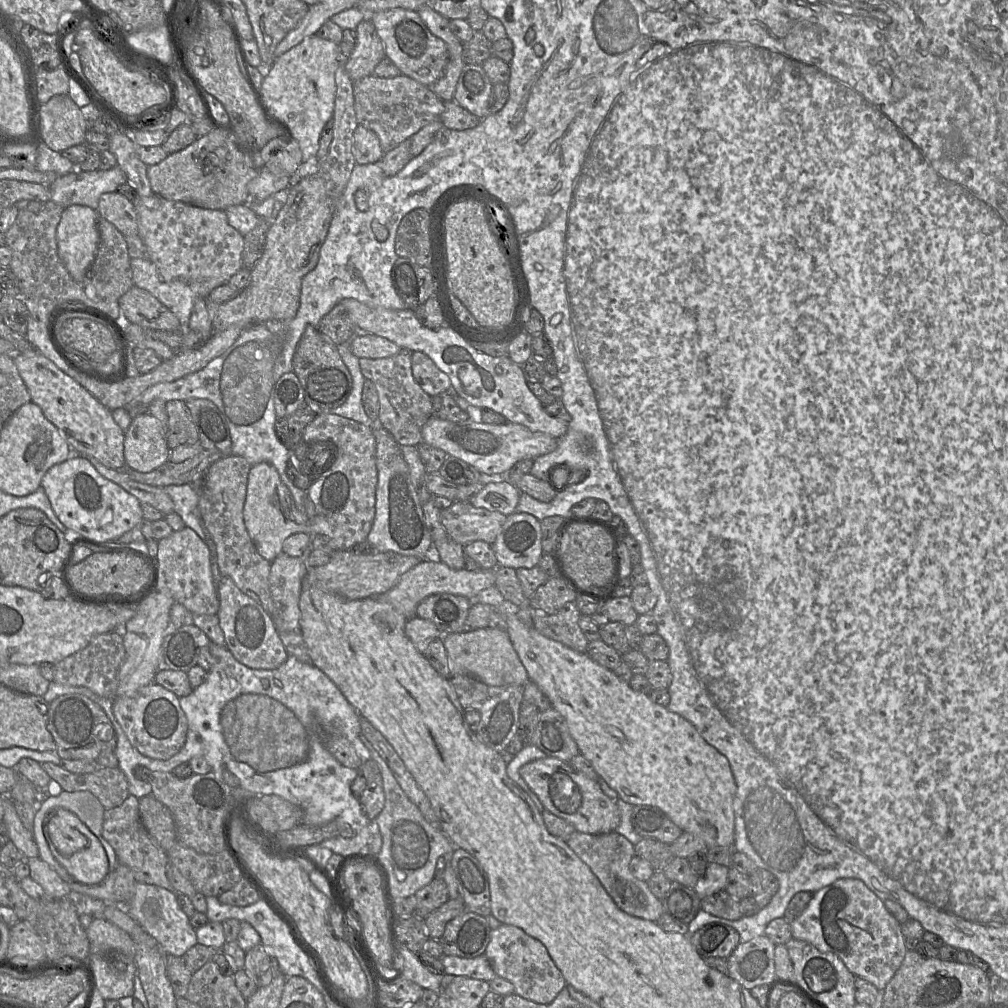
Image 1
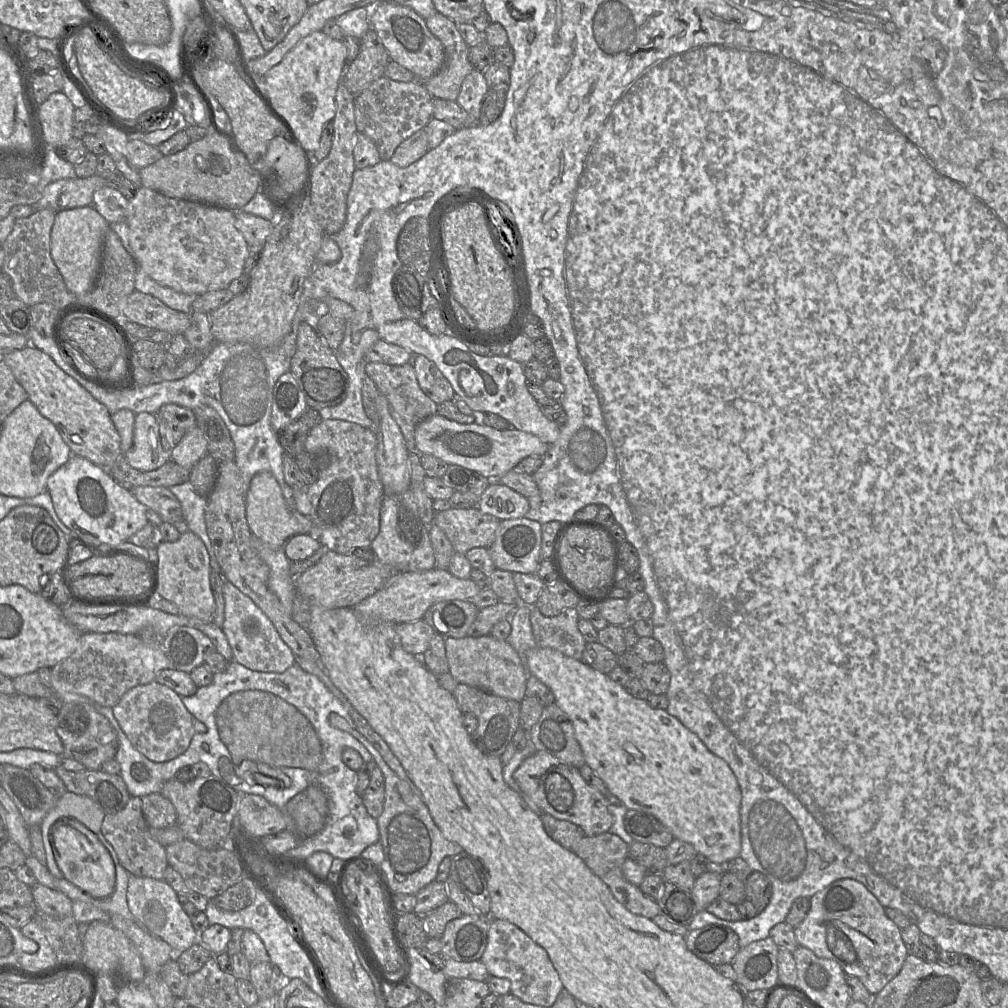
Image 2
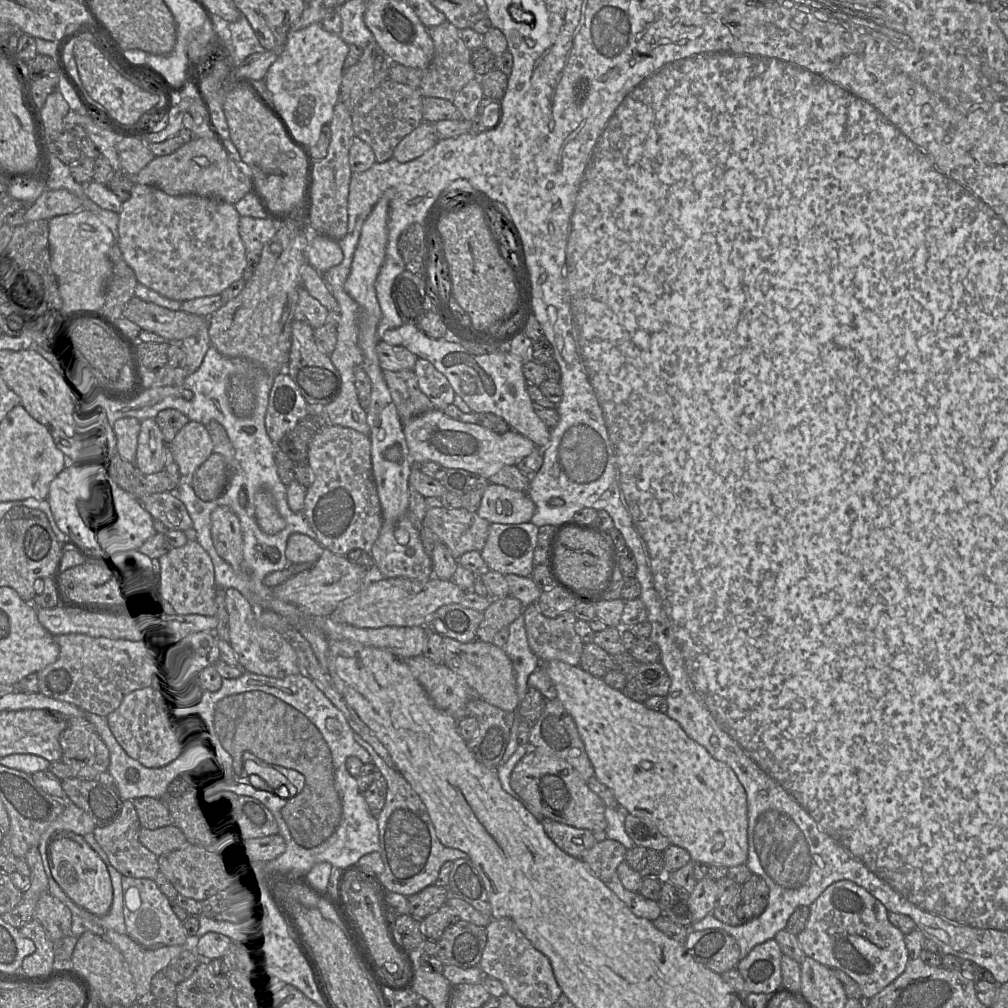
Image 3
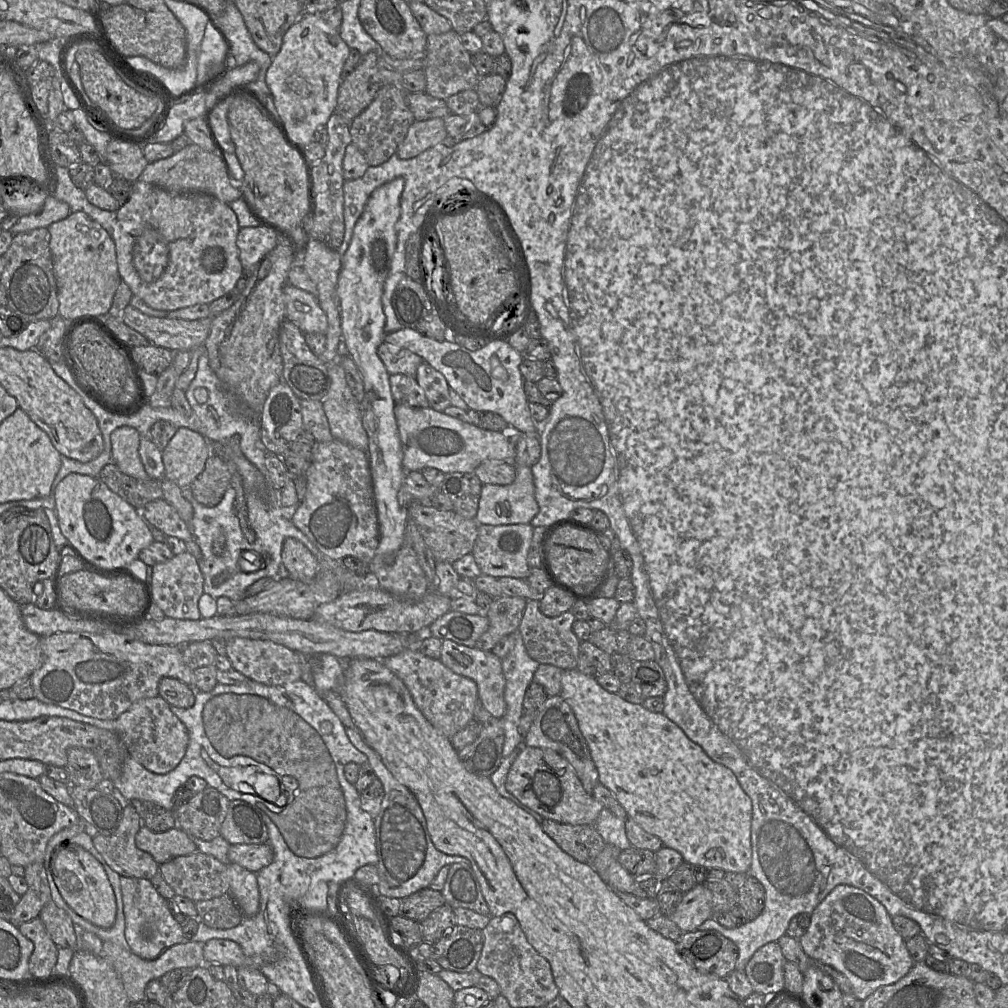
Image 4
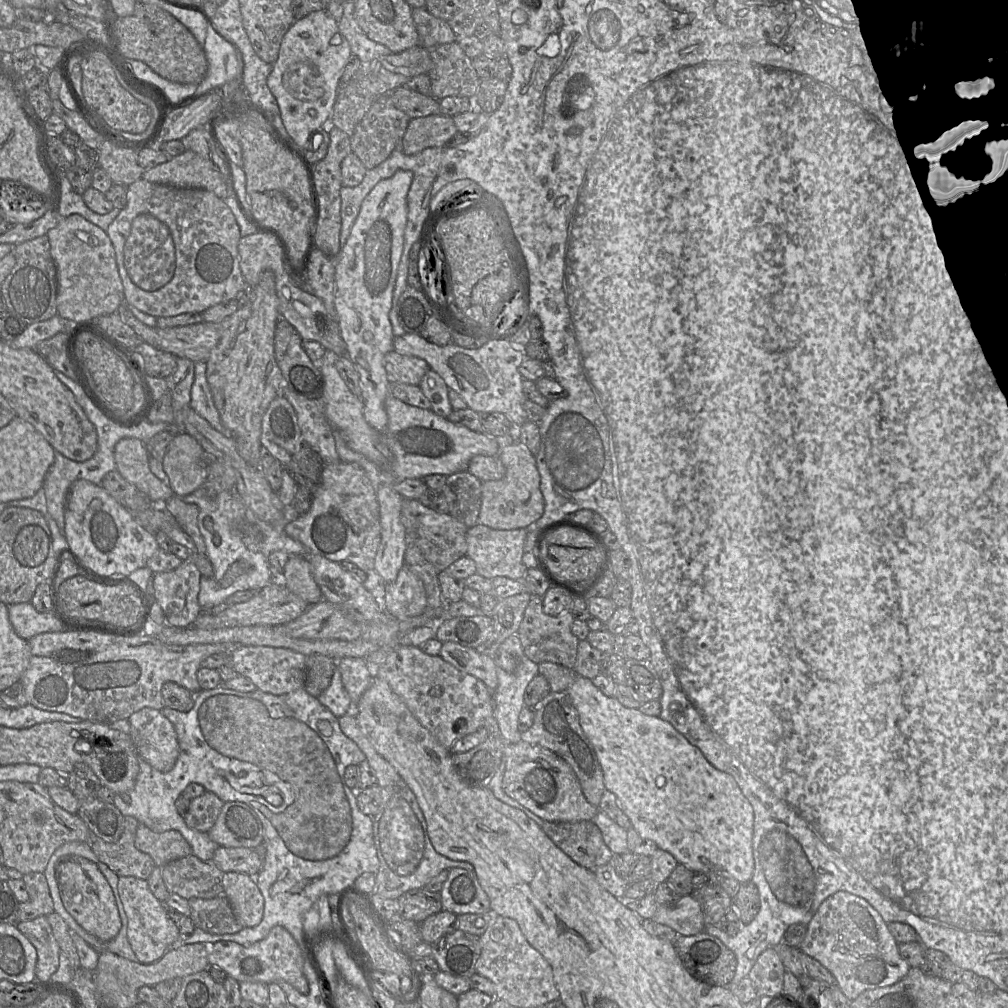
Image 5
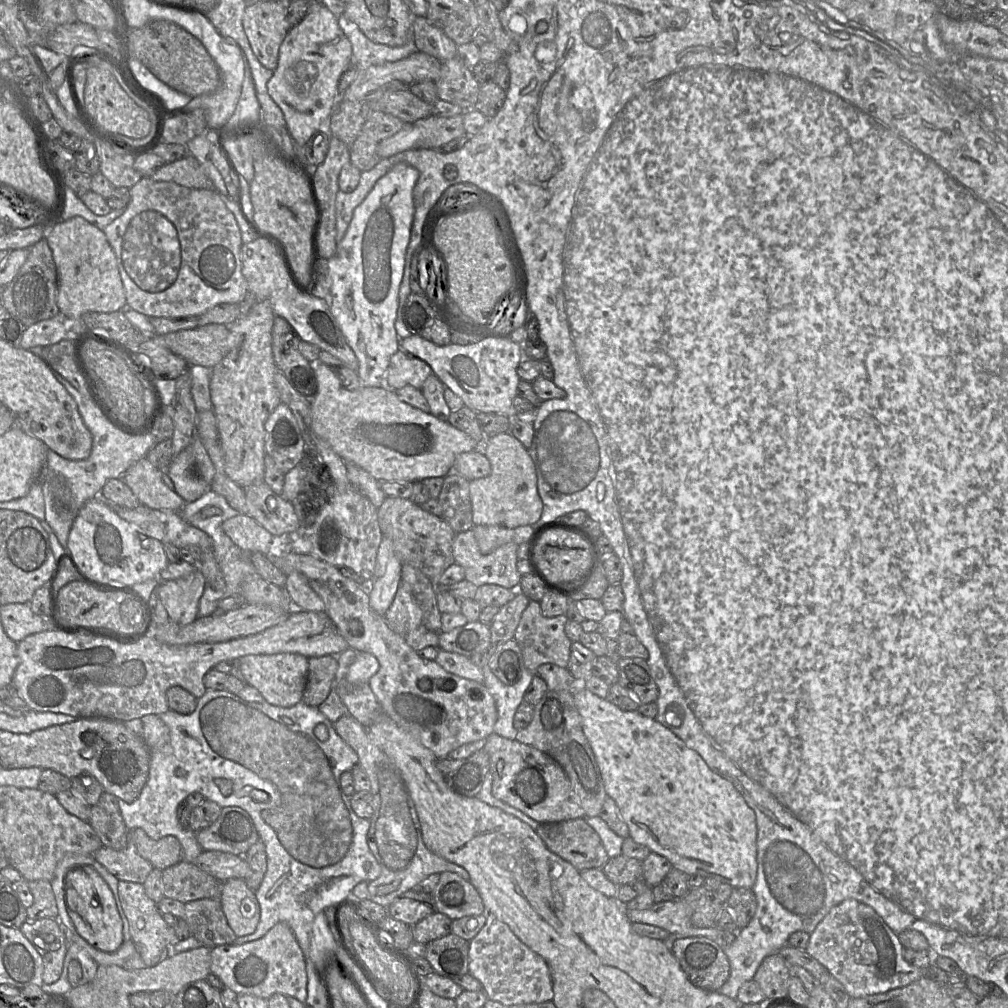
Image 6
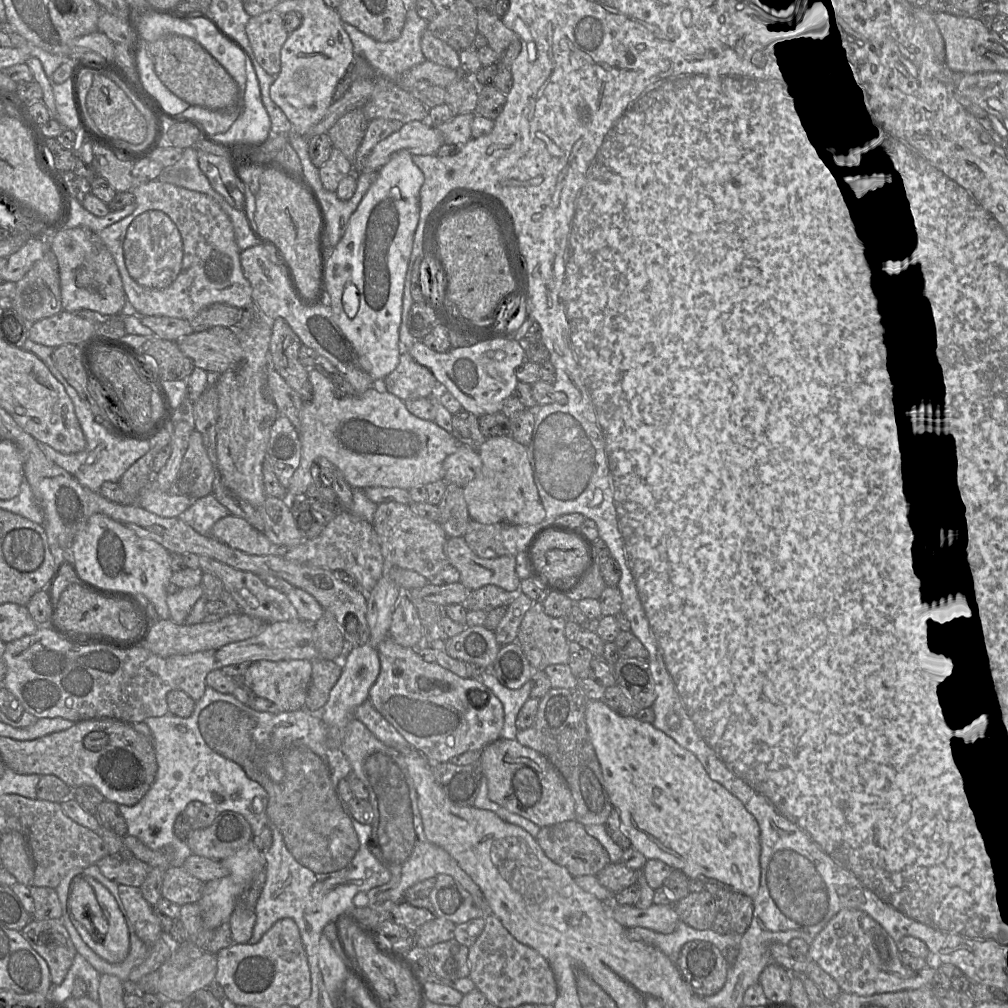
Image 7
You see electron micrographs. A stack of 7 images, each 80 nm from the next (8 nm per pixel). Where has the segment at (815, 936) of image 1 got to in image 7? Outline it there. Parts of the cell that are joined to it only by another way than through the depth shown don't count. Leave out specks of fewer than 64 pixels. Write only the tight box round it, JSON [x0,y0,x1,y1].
[808,909,943,996]

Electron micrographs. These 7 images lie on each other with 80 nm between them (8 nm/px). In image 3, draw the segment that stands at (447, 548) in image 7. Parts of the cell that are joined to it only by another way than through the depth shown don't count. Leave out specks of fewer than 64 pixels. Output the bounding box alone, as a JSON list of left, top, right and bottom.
[481,522,539,577]

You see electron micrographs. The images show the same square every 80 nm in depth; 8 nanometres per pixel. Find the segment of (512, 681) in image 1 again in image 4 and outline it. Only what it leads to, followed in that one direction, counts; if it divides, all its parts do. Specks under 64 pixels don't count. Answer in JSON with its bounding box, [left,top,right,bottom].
[440,640,505,718]

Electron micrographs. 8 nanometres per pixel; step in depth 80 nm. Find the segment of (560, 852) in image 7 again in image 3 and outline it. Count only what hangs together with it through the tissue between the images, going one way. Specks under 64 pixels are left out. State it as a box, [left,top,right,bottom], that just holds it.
[541,818,599,859]

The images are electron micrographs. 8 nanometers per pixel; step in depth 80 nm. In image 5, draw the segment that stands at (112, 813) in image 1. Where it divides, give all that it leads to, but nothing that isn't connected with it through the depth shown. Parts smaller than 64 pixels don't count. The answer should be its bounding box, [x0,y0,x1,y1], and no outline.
[91,816,156,880]

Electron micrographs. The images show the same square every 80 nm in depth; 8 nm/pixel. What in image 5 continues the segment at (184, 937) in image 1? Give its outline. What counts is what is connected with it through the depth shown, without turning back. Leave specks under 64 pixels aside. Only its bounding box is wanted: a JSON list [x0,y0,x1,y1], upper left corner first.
[118,877,180,964]

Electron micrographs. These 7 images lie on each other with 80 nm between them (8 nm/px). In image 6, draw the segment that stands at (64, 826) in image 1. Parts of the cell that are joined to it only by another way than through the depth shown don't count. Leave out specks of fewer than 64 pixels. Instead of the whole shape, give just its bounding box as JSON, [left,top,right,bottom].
[65,866,123,952]

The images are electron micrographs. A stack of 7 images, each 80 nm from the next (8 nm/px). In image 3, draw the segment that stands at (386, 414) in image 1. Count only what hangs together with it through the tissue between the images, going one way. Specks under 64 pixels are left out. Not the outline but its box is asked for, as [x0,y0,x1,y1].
[383,370,435,423]

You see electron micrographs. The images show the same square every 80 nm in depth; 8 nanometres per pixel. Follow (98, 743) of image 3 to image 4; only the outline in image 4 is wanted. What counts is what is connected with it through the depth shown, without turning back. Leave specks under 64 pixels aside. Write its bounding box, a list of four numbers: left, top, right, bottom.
[66,747,104,788]

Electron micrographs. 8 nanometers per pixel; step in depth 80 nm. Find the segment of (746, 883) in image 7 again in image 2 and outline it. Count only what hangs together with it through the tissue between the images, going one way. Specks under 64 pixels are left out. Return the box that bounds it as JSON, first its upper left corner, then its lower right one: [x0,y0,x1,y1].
[525,646,742,862]

